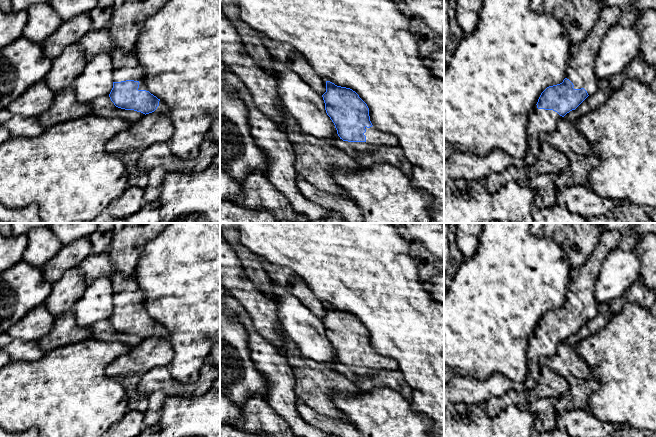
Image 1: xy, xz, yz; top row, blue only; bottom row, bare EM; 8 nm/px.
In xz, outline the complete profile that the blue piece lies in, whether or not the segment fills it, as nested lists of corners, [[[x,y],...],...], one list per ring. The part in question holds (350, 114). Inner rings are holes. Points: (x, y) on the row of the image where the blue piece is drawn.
[[[326,81],[326,92],[322,97],[338,136],[353,149],[368,151],[399,145],[394,135],[372,125],[367,104],[352,89]]]

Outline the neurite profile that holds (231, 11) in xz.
[[[220,0],[220,10],[229,20],[231,26],[235,28],[248,55],[256,64],[272,73],[276,59],[263,44],[265,36],[261,32],[252,29],[240,18],[239,8],[233,0]]]

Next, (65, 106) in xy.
[[[71,87],[56,93],[53,105],[38,116],[40,124],[46,129],[57,123],[76,119],[91,113],[91,103],[79,103]]]

